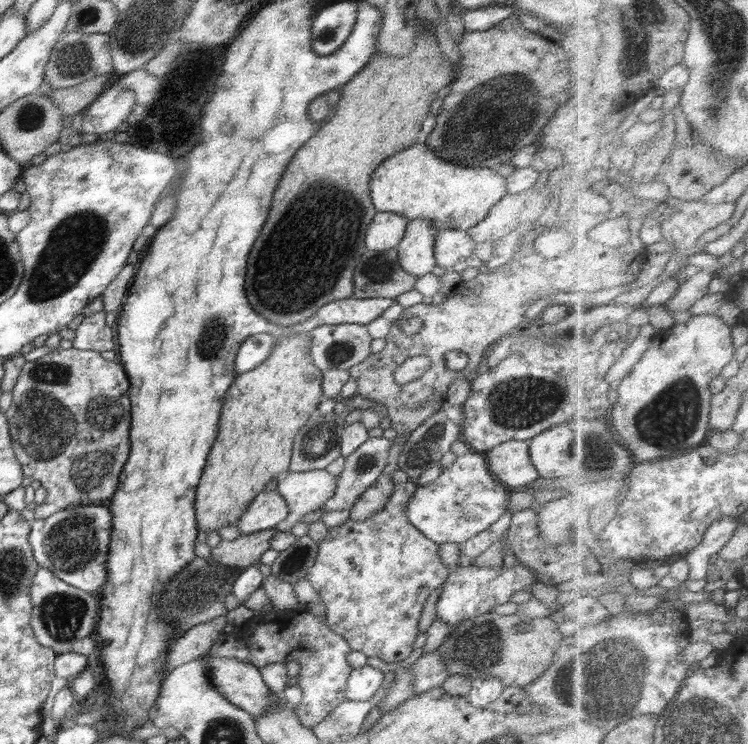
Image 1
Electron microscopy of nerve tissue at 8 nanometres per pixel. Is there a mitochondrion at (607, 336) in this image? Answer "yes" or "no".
no

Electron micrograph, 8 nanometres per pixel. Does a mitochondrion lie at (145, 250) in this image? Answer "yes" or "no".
no

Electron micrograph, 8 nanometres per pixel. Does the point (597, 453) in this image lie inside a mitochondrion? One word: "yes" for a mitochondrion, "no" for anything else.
yes

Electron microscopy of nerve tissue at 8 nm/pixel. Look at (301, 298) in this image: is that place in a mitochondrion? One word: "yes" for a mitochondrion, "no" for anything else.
yes

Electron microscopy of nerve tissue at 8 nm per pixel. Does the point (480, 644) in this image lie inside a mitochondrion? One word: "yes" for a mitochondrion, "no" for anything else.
yes

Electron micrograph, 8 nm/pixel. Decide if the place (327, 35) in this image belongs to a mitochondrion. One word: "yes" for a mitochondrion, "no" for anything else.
no

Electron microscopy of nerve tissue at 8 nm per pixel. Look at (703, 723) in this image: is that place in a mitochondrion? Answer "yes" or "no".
yes

